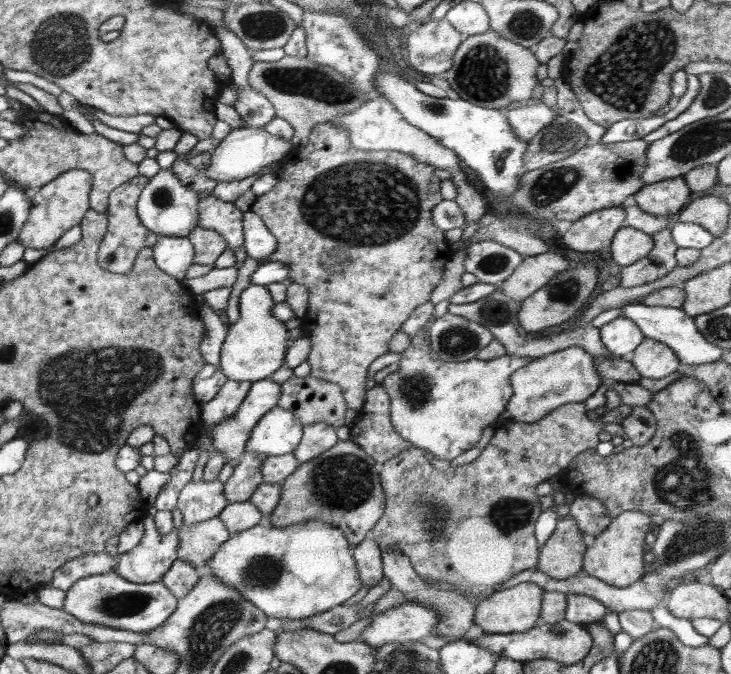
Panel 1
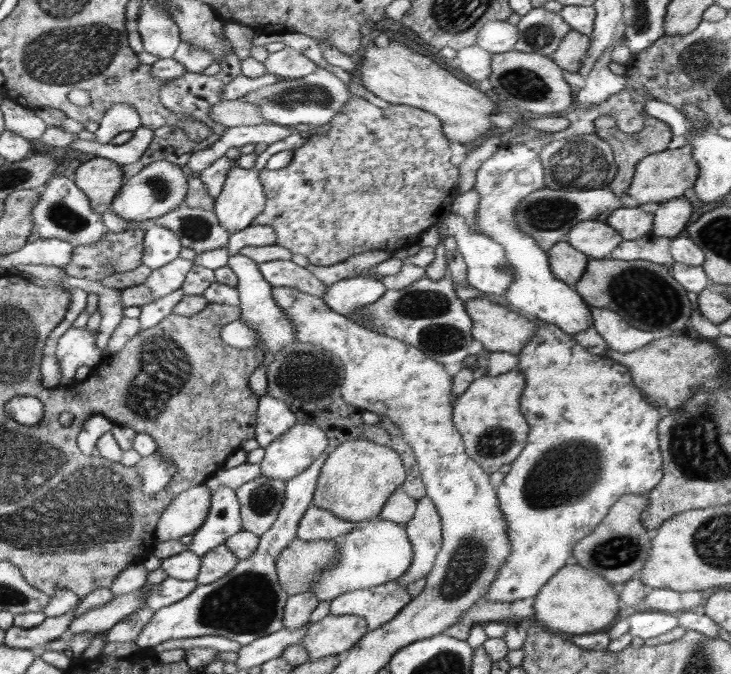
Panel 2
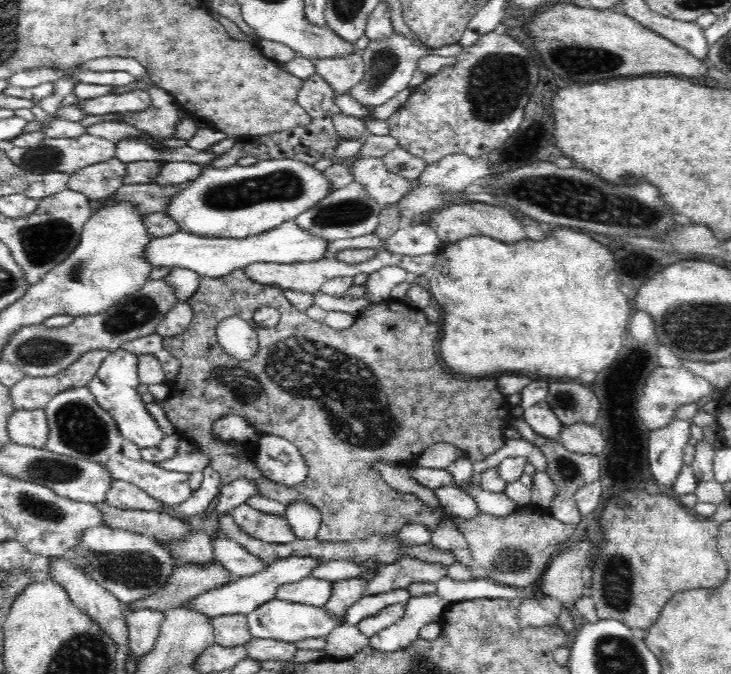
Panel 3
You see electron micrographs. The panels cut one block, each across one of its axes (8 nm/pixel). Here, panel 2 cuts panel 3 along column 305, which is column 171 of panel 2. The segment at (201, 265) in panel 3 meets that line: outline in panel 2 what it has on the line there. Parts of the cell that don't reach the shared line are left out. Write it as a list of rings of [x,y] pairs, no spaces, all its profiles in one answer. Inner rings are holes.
[[[153,224],[148,227],[143,241],[142,262],[150,267],[150,270],[156,270],[172,262],[180,256],[180,250],[183,247],[178,236],[172,233],[172,230],[168,230],[160,224]]]

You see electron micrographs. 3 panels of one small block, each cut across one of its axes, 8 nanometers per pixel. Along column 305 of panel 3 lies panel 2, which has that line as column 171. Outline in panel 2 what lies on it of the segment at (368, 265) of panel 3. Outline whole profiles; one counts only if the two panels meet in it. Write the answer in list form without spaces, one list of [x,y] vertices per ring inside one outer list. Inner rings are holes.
[[[176,257],[172,262],[156,270],[151,270],[144,283],[151,293],[150,303],[168,296],[174,290],[179,290],[184,283],[186,273],[190,271],[192,265],[193,261]]]

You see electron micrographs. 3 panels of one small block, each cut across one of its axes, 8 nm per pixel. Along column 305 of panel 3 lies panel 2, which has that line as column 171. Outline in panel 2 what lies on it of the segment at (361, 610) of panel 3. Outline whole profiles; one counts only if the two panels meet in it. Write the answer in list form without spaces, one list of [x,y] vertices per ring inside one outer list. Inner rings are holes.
[[[327,448],[305,471],[284,483],[282,508],[274,524],[259,536],[256,550],[245,561],[238,561],[228,575],[210,584],[198,585],[192,594],[170,606],[154,611],[152,618],[142,628],[134,644],[141,648],[154,648],[167,640],[220,636],[234,640],[240,647],[254,640],[268,637],[283,628],[282,621],[287,598],[276,572],[276,558],[296,539],[298,523],[314,498],[318,476],[332,448]]]

